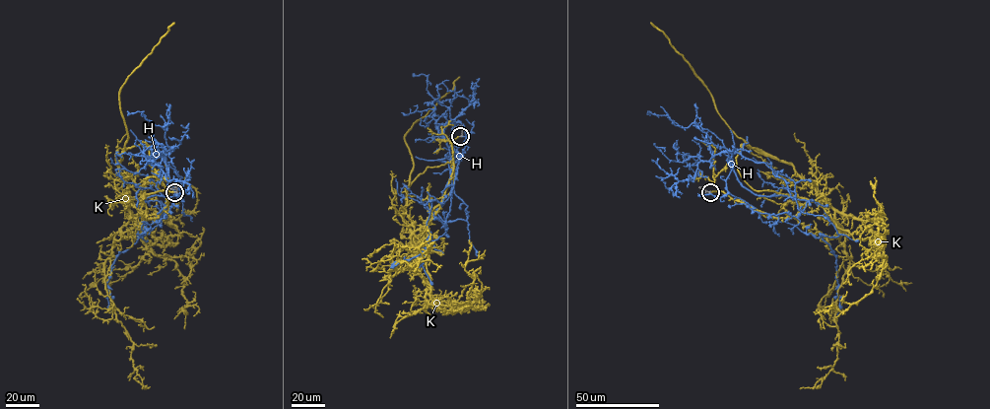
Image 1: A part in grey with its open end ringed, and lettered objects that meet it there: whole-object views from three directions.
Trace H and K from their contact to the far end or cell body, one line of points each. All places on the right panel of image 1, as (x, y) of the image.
H: (710, 191), (726, 194), (733, 166), (758, 195), (822, 207), (838, 235), (822, 236), (836, 257), (836, 314)
K: (710, 191), (780, 218), (793, 218), (818, 198), (791, 164), (757, 152), (736, 135), (706, 86), (650, 22)

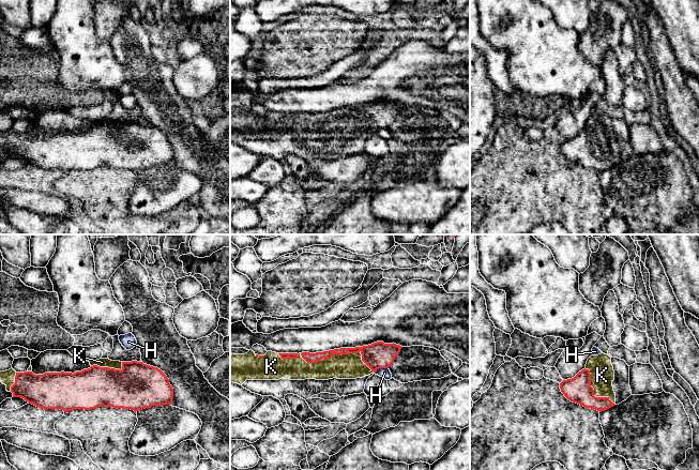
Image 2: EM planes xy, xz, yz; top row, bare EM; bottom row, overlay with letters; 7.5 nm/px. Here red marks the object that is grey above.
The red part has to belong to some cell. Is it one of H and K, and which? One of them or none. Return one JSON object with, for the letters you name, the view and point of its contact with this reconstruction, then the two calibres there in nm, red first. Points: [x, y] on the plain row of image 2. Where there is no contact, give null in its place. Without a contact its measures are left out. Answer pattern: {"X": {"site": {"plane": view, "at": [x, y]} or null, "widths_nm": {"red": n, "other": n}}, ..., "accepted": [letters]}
{"K": {"site": {"plane": "xz", "at": [339, 114]}, "widths_nm": {"red": 170, "other": 190}}, "accepted": ["K"]}

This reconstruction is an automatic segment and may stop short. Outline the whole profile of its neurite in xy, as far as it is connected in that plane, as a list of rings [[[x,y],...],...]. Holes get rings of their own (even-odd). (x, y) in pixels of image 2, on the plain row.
[[[85,120],[90,122],[91,127],[74,134],[61,132],[34,135],[30,125],[25,133],[16,133],[13,128],[0,132],[0,141],[6,146],[7,152],[13,153],[13,157],[21,157],[44,170],[60,169],[66,172],[112,167],[138,171],[152,166],[171,165],[173,149],[167,136],[157,127],[137,121]]]

